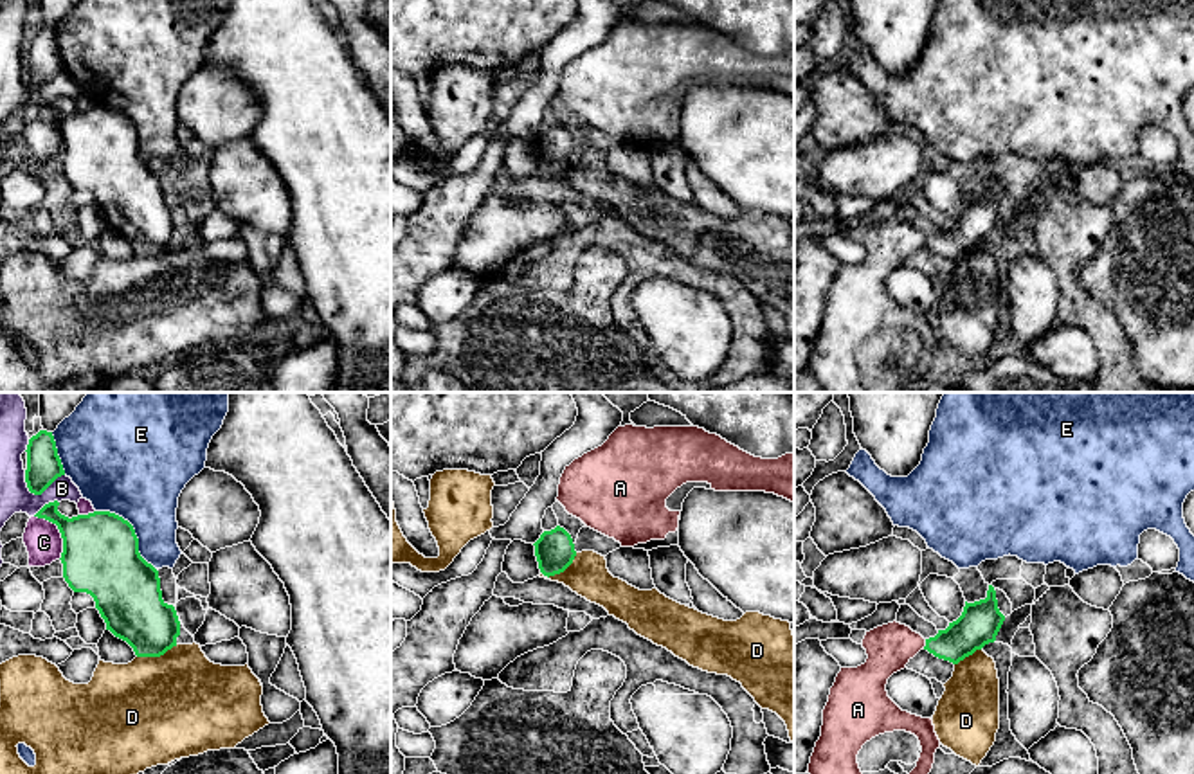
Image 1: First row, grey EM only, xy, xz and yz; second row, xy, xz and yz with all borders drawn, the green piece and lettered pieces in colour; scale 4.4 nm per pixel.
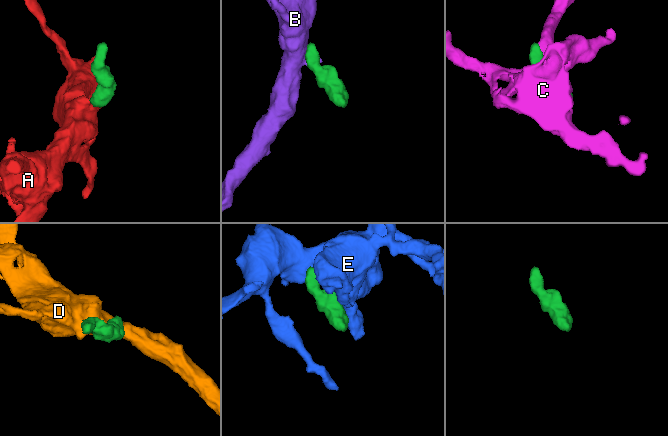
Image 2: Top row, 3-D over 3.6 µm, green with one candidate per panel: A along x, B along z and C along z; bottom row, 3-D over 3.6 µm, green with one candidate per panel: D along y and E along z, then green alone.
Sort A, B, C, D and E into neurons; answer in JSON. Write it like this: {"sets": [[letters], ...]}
{"sets": [["A"], ["B"], ["C"], ["D"], ["E"]]}

